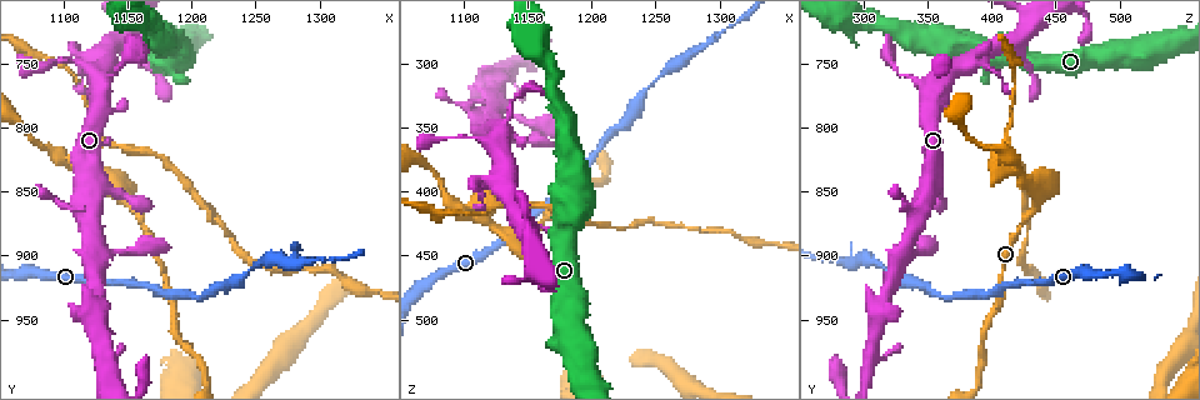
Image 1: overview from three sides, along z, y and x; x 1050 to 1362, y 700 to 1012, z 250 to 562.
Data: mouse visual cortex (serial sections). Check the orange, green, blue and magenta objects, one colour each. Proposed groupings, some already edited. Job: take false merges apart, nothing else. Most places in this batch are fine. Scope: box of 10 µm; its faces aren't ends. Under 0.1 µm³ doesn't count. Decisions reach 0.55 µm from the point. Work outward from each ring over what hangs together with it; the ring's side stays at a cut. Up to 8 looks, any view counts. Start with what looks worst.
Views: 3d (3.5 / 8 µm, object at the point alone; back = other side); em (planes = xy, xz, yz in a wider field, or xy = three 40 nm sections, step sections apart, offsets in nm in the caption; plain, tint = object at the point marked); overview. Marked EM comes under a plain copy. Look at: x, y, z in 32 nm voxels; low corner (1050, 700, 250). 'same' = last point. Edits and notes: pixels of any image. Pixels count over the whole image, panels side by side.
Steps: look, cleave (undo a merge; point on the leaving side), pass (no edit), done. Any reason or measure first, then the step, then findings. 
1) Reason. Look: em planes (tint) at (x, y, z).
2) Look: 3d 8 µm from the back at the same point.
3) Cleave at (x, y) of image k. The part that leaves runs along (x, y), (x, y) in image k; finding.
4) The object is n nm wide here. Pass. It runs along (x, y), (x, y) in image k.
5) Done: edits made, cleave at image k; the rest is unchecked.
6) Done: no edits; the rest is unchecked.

Three-way junction. Look: 3d 3.5 µm at (1116, 832, 408).

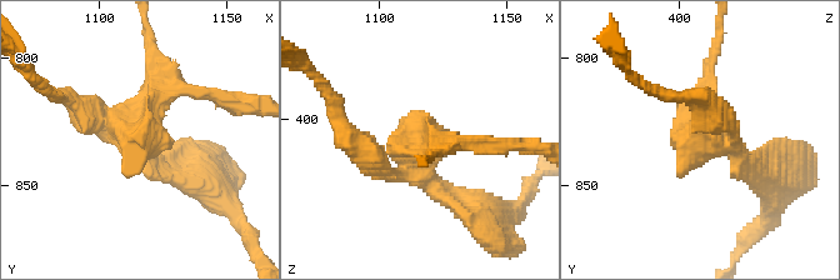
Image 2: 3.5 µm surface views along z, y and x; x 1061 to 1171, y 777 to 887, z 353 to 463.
Look: em xy step 1 (tint) at (1116, 832, 410).

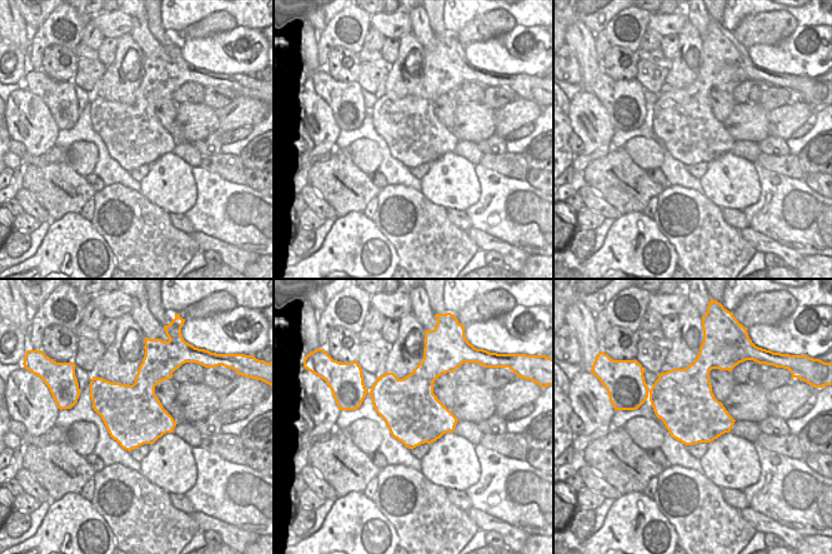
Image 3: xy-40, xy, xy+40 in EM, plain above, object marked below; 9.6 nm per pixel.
3 arms meet here. Cleave at (161, 140) of image 2. The part that leaves runs along (145, 149), (164, 95), (210, 95) in image 2; two cells meet here.

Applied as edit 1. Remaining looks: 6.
Small branch off a trunk. Look: 3d 8 µm at (1130, 762, 358).

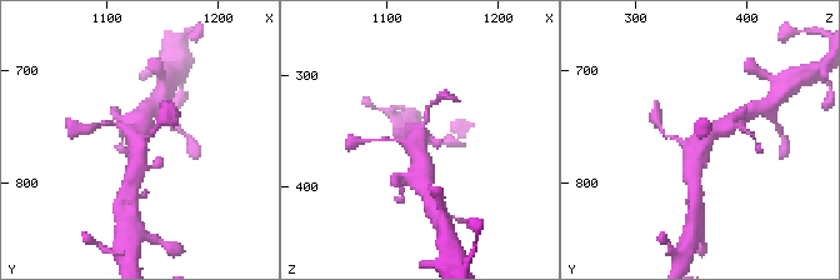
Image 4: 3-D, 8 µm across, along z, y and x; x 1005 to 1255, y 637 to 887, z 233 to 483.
4 arms meet here; the arms are 150, 200, 500, 500 nm wide; now the EM. Look: em xy step 5 (tint) at the same point.

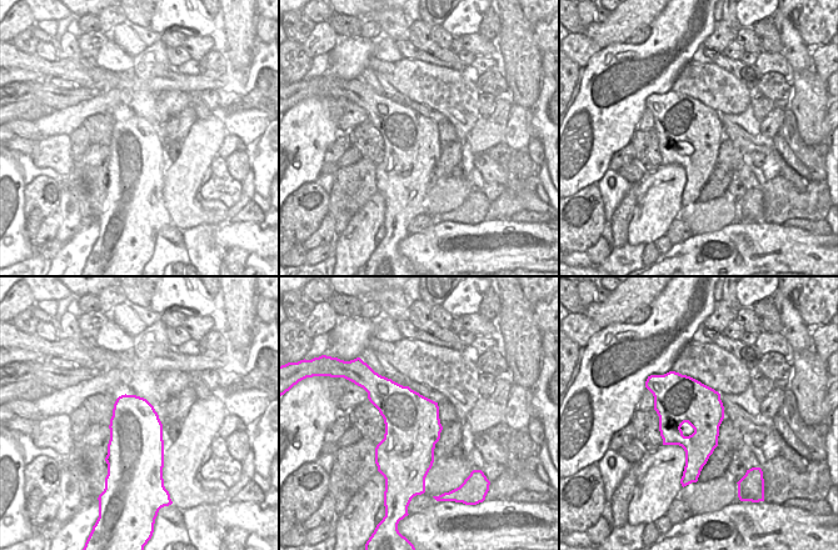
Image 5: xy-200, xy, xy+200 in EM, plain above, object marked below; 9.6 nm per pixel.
Pass. It runs along (691, 171), (696, 143), (731, 123) in image 4; all the same cell.

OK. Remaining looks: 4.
Thick turns thin. Look: 3d 3.5 µm from the back at (1286, 908, 288).

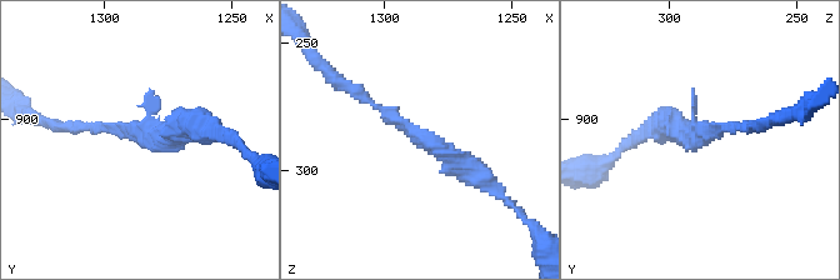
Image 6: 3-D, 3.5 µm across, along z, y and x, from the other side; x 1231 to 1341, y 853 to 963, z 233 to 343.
Look: em xy step 2 (tint) at (1284, 909, 288).

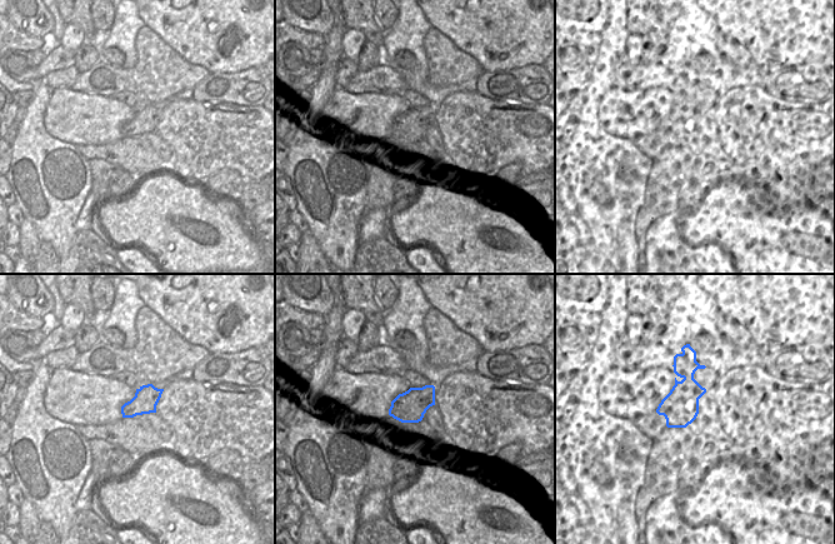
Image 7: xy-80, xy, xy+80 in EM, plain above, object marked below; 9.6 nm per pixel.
Pass. All the same cell.

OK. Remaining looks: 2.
Done: edits made, cleave at image 2; the rest is unchecked.

